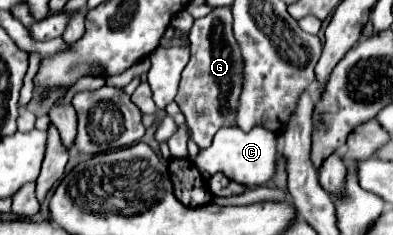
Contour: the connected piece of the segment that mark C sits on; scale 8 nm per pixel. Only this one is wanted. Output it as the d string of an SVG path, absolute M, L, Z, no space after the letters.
M222 126L208 148L200 148L200 152L192 158L198 170L214 176L224 174L228 180L234 180L238 184L244 184L248 188L260 186L268 182L276 174L276 156L278 156L278 144L276 134L266 128L252 128L250 132L242 132L238 126Z

